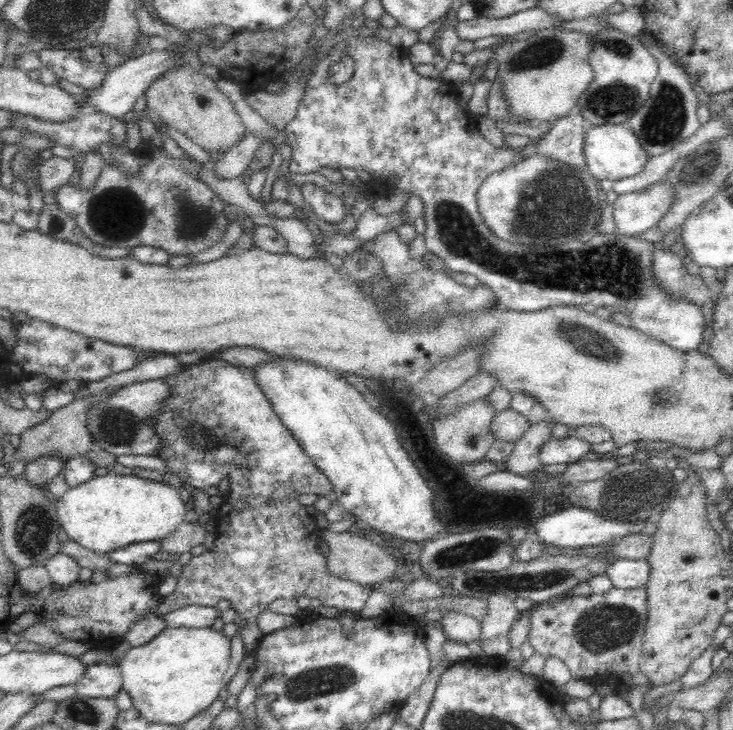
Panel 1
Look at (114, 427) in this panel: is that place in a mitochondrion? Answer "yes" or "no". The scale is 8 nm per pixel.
yes

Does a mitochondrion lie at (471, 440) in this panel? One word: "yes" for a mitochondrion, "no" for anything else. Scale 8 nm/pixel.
yes

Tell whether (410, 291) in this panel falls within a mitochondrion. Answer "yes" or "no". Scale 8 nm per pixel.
yes

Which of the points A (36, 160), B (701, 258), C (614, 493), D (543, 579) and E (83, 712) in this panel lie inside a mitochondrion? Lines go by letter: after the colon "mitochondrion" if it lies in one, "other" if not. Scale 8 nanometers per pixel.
A: other
B: other
C: mitochondrion
D: mitochondrion
E: mitochondrion

